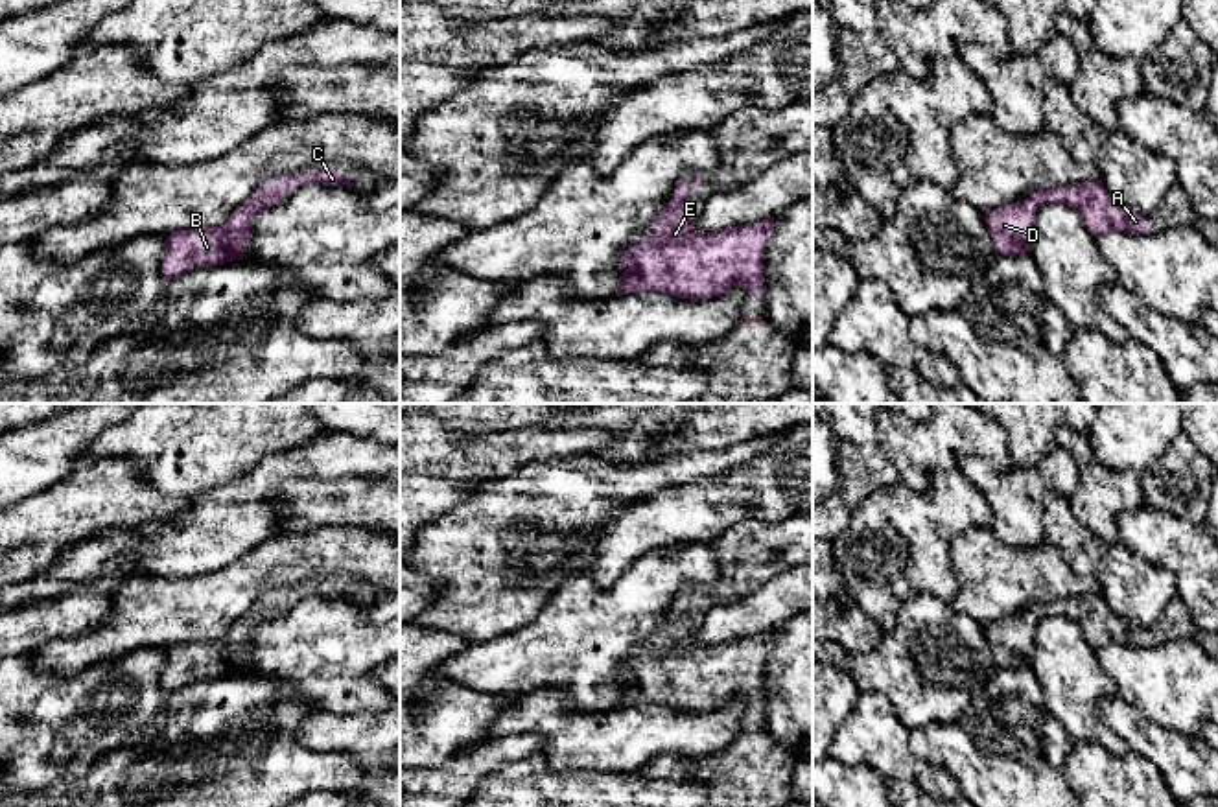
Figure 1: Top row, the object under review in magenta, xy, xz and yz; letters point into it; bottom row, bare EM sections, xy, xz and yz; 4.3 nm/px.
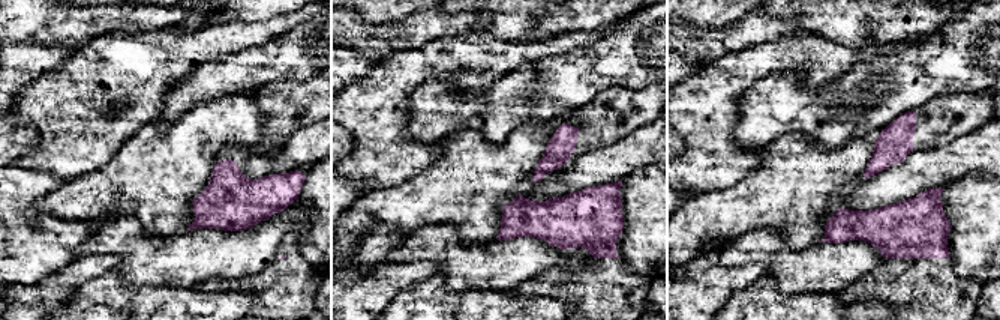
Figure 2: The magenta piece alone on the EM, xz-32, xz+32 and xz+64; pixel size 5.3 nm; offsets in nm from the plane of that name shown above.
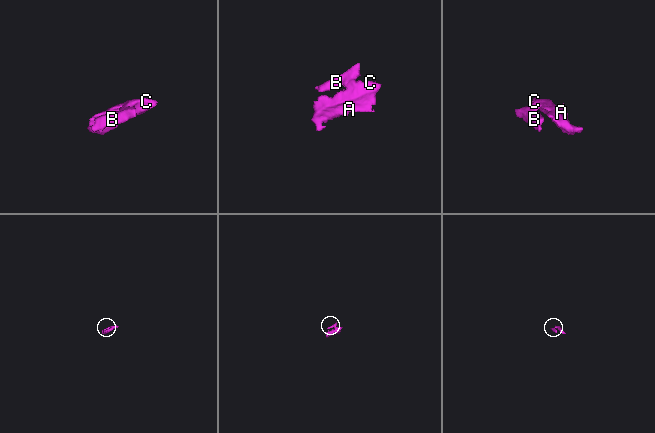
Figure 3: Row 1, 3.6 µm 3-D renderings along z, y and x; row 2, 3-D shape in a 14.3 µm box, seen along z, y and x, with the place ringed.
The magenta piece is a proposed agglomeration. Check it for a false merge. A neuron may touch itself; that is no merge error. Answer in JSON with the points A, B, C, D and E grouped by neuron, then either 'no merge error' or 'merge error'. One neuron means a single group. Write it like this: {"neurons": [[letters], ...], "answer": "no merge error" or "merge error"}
{"neurons": [["A", "B", "C", "D", "E"]], "answer": "no merge error"}

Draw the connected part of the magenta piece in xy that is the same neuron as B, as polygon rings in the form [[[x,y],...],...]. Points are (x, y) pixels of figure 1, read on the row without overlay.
[[[322,580],[308,588],[287,588],[282,593],[267,593],[251,610],[240,617],[225,637],[195,643],[177,643],[166,649],[166,665],[162,671],[162,687],[171,695],[175,689],[201,678],[217,678],[223,674],[243,672],[251,654],[252,632],[264,619],[275,619],[282,610],[306,593],[324,599],[346,599],[350,590],[332,580]]]

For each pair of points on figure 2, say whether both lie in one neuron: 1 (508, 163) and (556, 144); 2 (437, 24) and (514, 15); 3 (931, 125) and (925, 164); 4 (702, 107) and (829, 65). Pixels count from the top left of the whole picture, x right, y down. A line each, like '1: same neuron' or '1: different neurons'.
1: different neurons
2: different neurons
3: different neurons
4: same neuron

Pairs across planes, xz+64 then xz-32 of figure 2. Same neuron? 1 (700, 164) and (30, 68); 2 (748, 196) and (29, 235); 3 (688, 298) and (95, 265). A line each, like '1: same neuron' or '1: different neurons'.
1: different neurons
2: different neurons
3: same neuron

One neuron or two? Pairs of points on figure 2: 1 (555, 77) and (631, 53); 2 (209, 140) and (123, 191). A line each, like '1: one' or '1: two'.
1: one
2: one

